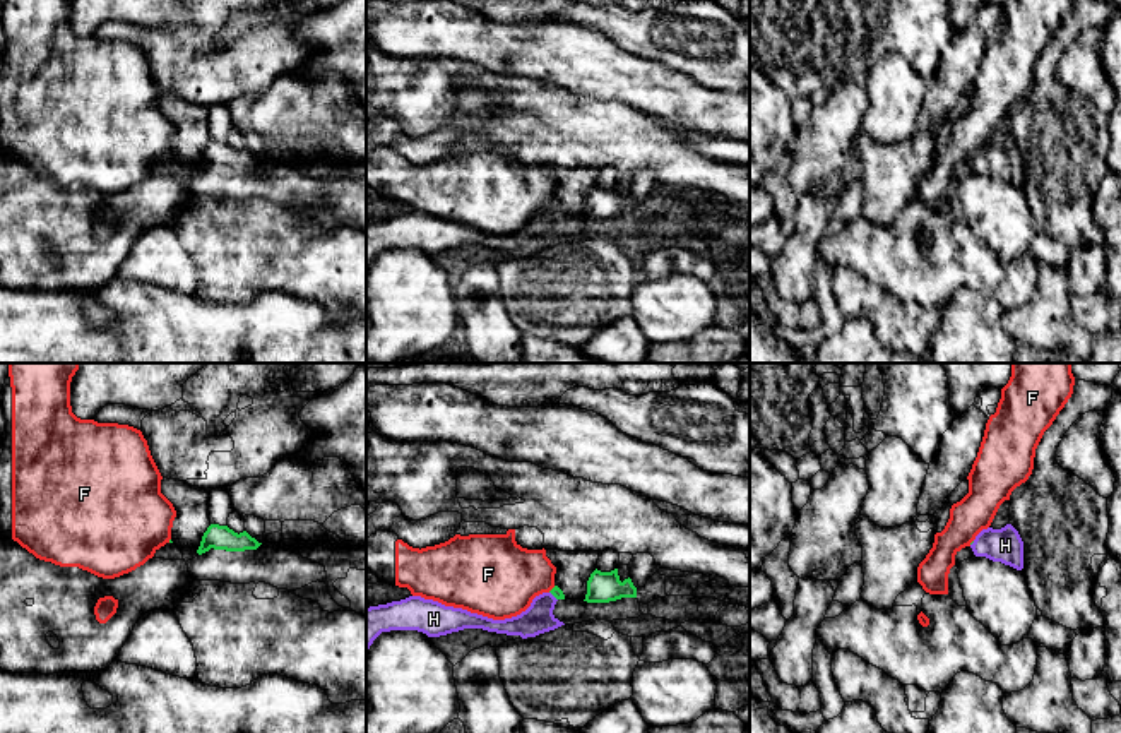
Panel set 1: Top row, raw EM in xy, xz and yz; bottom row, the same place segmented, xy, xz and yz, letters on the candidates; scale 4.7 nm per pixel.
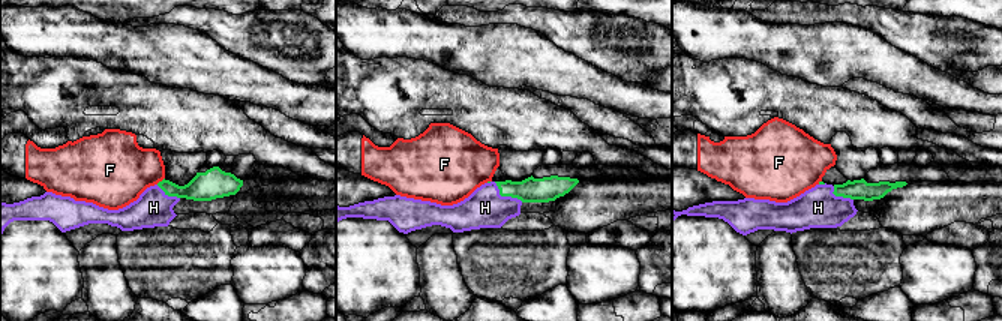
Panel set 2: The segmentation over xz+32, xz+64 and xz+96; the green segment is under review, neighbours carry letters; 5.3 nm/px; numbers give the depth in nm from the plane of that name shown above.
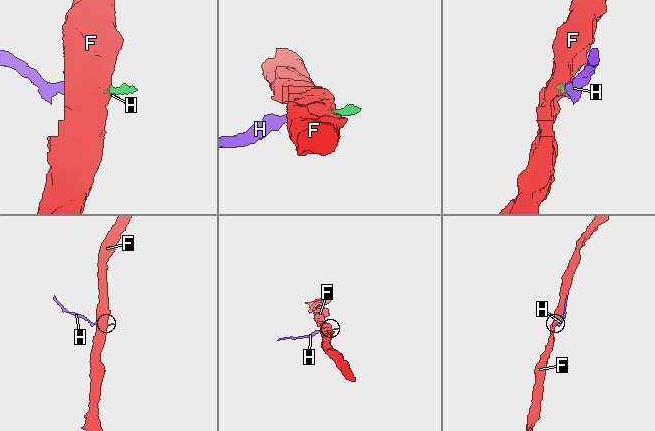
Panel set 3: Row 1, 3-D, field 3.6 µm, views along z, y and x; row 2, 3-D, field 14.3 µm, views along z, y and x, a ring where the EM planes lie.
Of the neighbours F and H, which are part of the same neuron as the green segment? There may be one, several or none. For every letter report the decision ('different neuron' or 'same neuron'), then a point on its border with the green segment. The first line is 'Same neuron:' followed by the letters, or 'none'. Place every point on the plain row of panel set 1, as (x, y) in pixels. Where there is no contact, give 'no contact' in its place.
Same neuron: H
F: different neuron | xz (553, 204)
H: same neuron | xz (553, 211)

